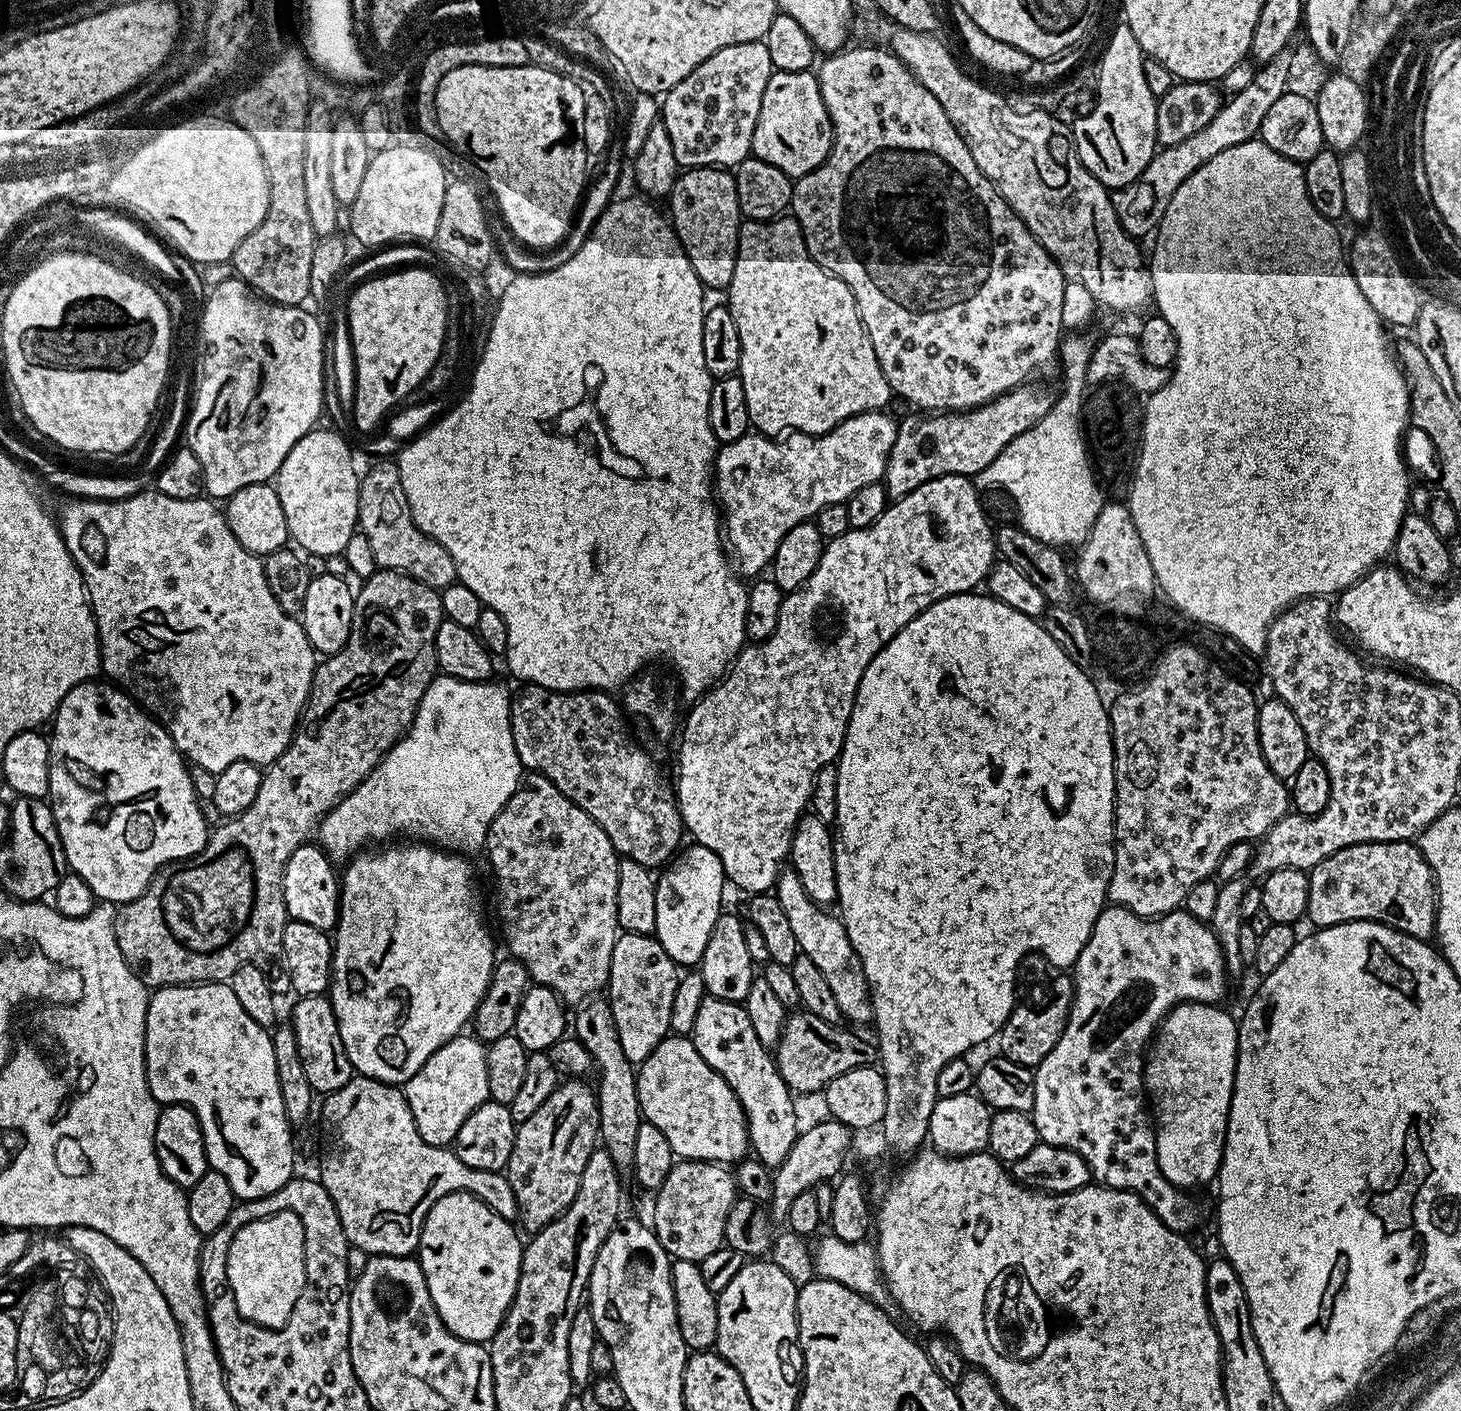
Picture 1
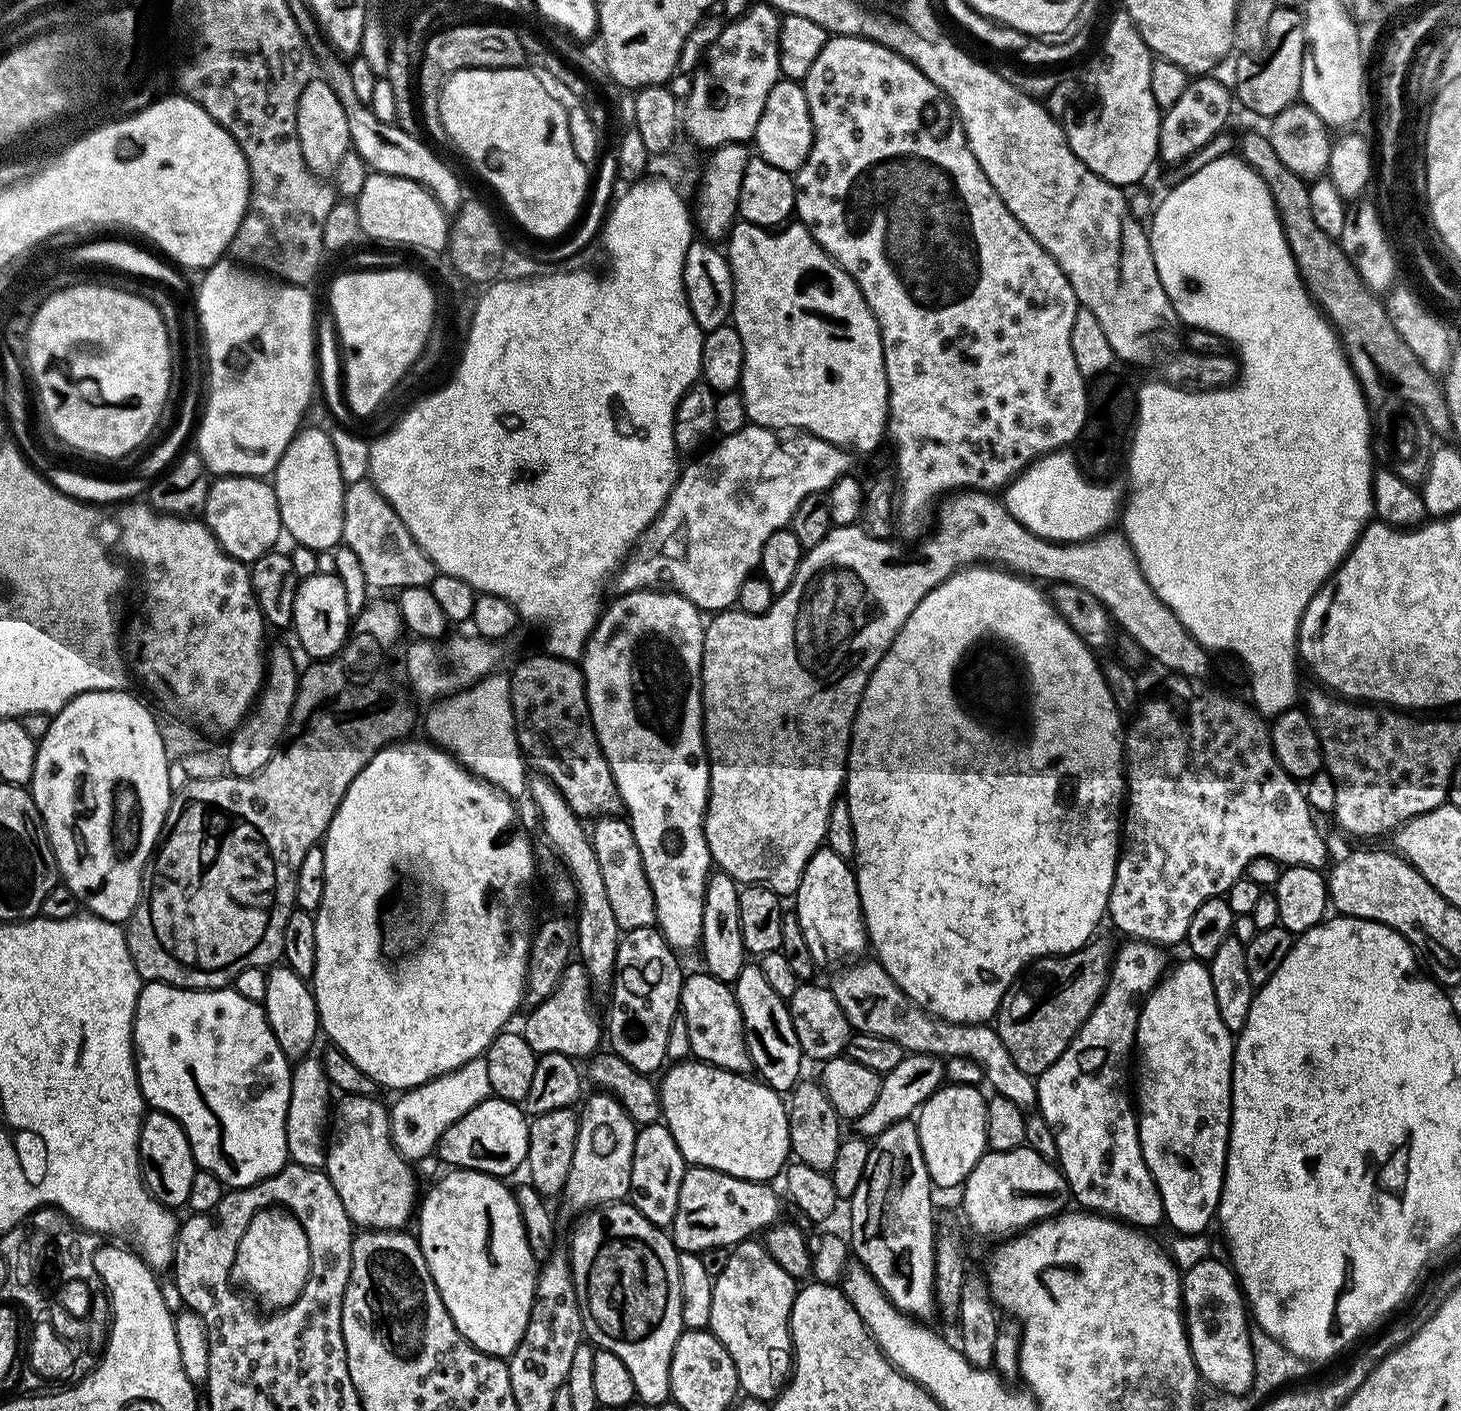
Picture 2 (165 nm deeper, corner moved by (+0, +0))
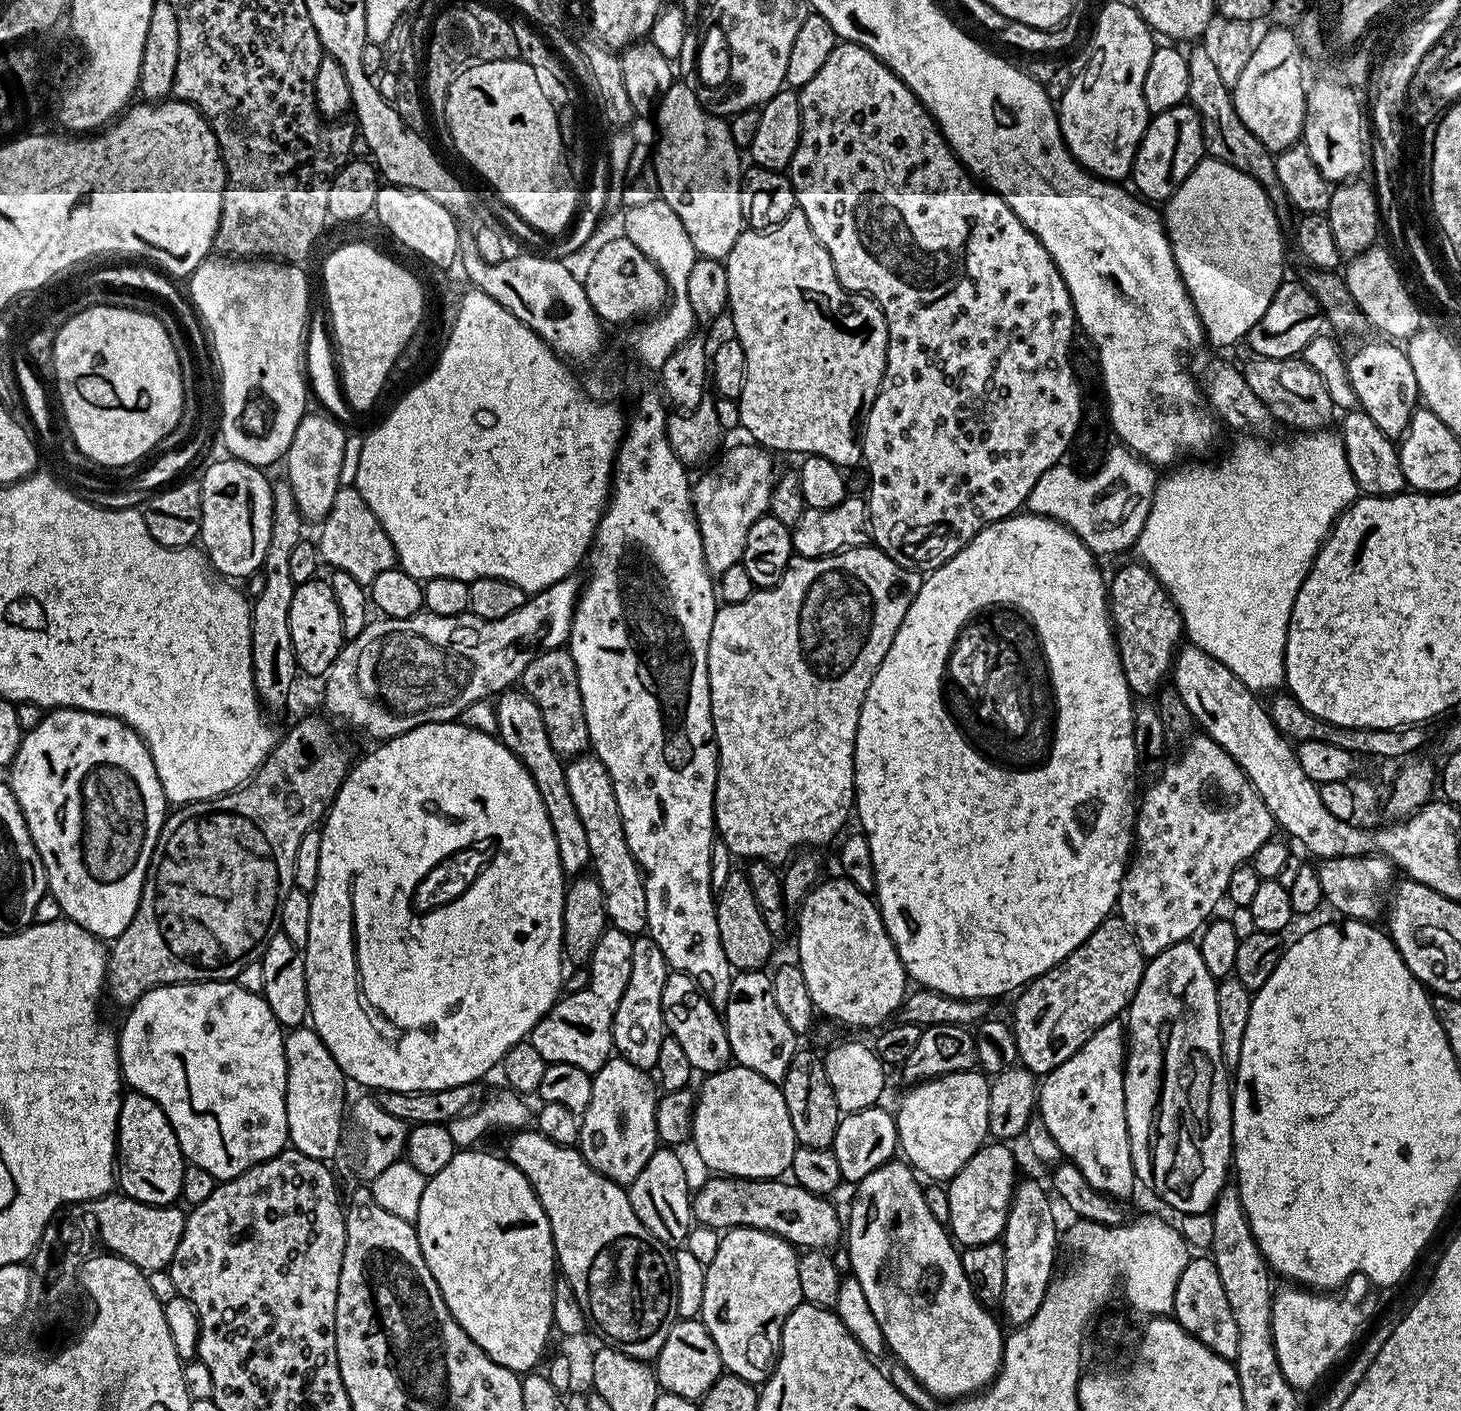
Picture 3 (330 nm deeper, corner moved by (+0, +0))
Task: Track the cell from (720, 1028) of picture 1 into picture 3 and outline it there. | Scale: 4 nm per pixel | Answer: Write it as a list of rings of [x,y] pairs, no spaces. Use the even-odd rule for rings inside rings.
[[[669,971],[666,986],[662,986],[662,1014],[667,1035],[679,1042],[686,1058],[690,1058],[690,1066],[697,1073],[721,1072],[733,1063],[723,1015],[686,974]]]

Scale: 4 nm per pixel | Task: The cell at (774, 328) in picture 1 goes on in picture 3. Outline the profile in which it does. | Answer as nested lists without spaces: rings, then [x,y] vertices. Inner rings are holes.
[[[797,207],[784,221],[782,221],[781,224],[776,225],[775,228],[769,228],[767,230],[745,230],[741,232],[738,242],[734,242],[734,250],[730,250],[730,254],[723,261],[723,265],[726,272],[726,286],[728,287],[727,311],[730,314],[732,312],[732,328],[736,331],[733,332],[734,338],[740,343],[742,350],[746,350],[746,382],[742,386],[742,394],[738,401],[740,406],[740,428],[743,429],[743,431],[748,431],[749,434],[753,436],[749,437],[751,437],[759,447],[765,450],[771,450],[776,454],[779,454],[779,452],[800,452],[799,454],[807,454],[809,456],[821,456],[830,462],[834,462],[842,470],[849,470],[848,468],[854,467],[855,464],[859,465],[862,460],[862,440],[858,435],[858,421],[865,415],[865,413],[867,413],[868,407],[874,402],[874,398],[880,389],[880,383],[884,377],[884,367],[886,366],[886,354],[888,353],[888,327],[886,326],[884,312],[876,305],[874,300],[869,298],[869,296],[861,295],[859,299],[853,298],[849,295],[846,289],[840,285],[838,278],[836,277],[836,271],[832,265],[830,254],[826,254],[826,250],[822,246],[822,242],[818,242],[818,238],[814,238],[814,230],[810,230],[810,222],[806,222],[806,214],[802,214],[802,210]]]

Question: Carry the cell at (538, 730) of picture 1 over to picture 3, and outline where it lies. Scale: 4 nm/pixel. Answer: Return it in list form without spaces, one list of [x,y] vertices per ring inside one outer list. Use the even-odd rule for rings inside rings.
[[[567,647],[552,648],[548,652],[539,652],[526,666],[522,677],[522,690],[542,710],[542,722],[546,722],[546,734],[550,734],[550,746],[562,758],[575,758],[589,751],[586,710],[582,706],[582,690],[578,686],[578,670],[574,658]]]

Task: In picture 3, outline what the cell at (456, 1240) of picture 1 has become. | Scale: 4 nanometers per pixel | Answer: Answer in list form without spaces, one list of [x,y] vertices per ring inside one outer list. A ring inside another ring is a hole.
[[[460,1150],[455,1156],[438,1170],[428,1180],[426,1190],[422,1194],[422,1202],[418,1205],[418,1218],[414,1222],[418,1246],[422,1250],[422,1258],[426,1258],[426,1266],[430,1266],[430,1274],[434,1274],[434,1282],[438,1282],[438,1290],[450,1310],[450,1314],[466,1330],[466,1334],[474,1343],[483,1350],[494,1362],[498,1362],[504,1368],[517,1374],[528,1374],[540,1360],[544,1347],[548,1344],[548,1335],[554,1332],[552,1321],[552,1287],[558,1277],[558,1261],[556,1258],[556,1247],[552,1241],[550,1222],[534,1194],[528,1179],[507,1160],[491,1156],[488,1152],[472,1152],[476,1150]]]

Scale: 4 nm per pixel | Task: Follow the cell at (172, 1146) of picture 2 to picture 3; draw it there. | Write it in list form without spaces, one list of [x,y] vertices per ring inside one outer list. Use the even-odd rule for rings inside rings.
[[[131,1090],[123,1093],[120,1102],[120,1113],[116,1123],[116,1143],[118,1145],[118,1188],[123,1195],[134,1198],[138,1202],[147,1204],[175,1205],[180,1200],[182,1190],[182,1174],[186,1161],[180,1147],[178,1138],[158,1102],[154,1102],[146,1094]]]

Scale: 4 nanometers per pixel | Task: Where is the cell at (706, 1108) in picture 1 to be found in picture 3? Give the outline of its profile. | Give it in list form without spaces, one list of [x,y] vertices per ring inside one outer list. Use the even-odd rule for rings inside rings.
[[[739,1066],[709,1072],[703,1080],[704,1085],[696,1092],[690,1144],[712,1171],[709,1173],[741,1180],[783,1177],[791,1169],[798,1145],[781,1085]]]

